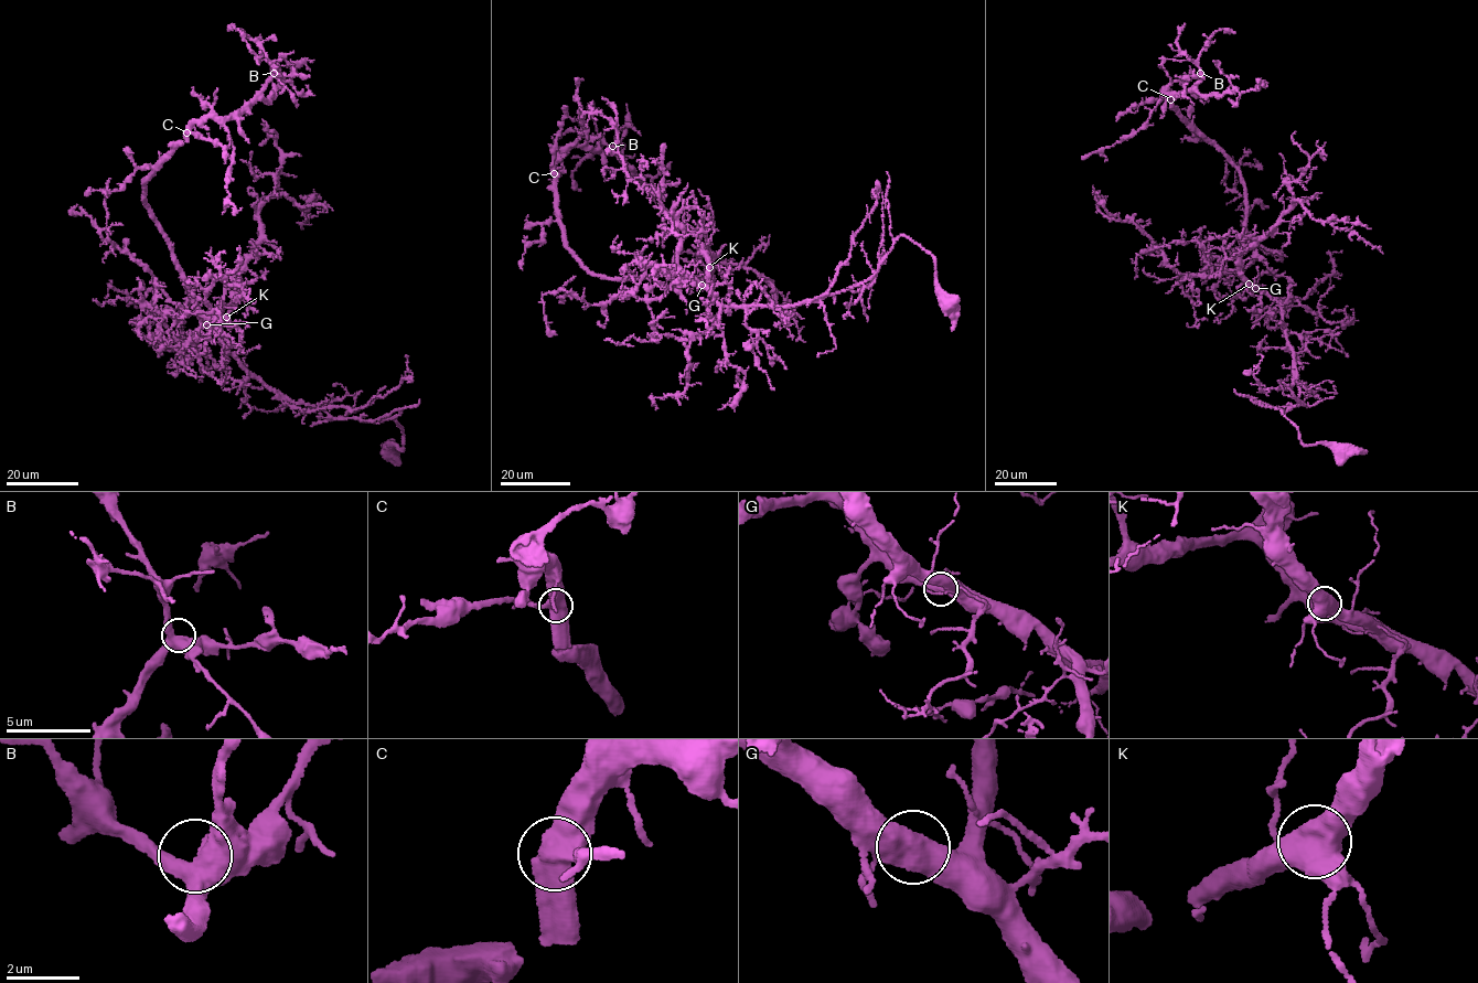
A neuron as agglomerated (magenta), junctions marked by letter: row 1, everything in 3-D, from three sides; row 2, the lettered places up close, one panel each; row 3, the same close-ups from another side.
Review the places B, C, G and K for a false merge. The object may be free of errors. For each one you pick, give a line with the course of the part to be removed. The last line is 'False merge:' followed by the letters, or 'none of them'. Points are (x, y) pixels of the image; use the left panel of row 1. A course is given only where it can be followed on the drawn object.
False merge: none of them

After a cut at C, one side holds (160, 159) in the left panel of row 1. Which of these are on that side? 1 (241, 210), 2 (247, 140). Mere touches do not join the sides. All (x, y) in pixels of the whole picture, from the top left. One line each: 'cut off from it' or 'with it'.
1: cut off from it
2: cut off from it

